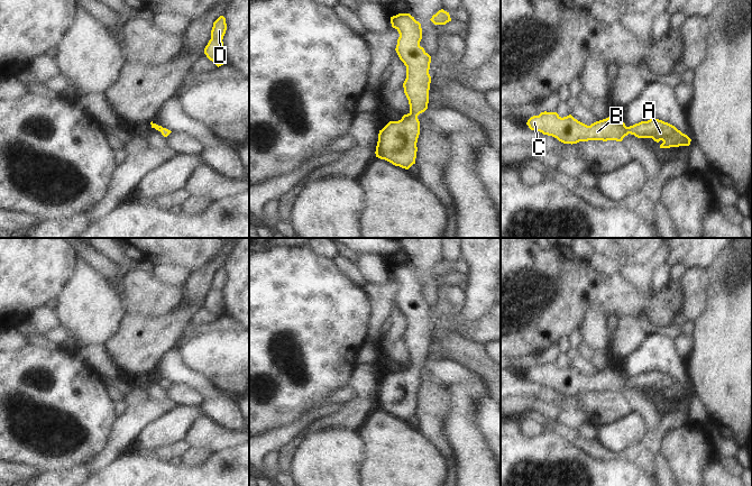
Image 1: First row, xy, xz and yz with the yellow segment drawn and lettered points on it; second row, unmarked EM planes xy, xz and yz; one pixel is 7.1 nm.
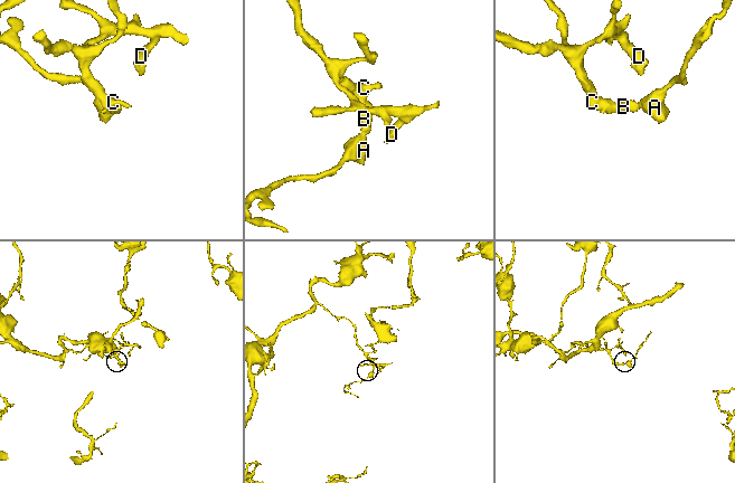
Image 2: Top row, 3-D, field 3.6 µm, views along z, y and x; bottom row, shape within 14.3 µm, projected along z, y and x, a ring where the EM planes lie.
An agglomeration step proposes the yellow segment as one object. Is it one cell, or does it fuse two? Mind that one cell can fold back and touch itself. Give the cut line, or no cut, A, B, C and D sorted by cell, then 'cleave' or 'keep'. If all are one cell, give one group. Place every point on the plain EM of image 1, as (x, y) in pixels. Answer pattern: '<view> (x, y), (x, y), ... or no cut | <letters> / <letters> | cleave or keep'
no cut | A B C D | keep

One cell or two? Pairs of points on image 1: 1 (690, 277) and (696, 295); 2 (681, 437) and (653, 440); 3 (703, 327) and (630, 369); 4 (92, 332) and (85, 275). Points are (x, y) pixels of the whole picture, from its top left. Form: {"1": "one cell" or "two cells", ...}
{"1": "one cell", "2": "two cells", "3": "two cells", "4": "one cell"}

